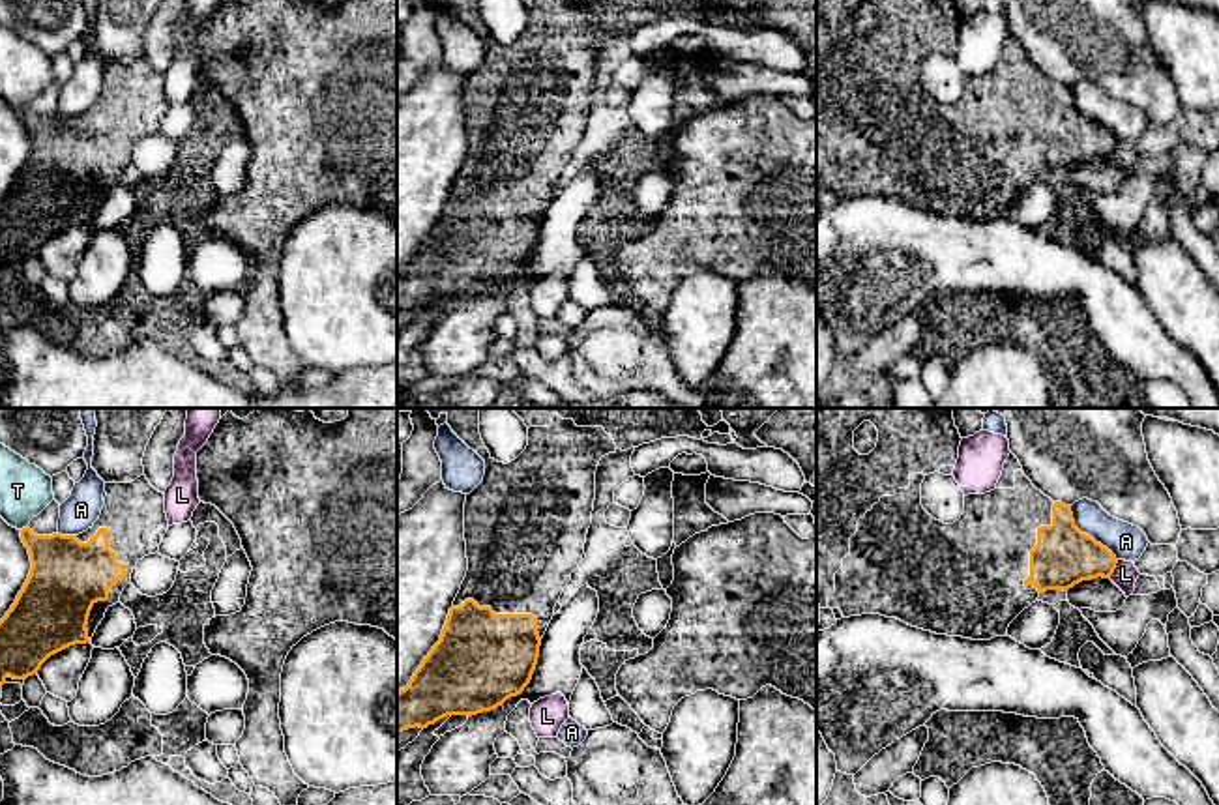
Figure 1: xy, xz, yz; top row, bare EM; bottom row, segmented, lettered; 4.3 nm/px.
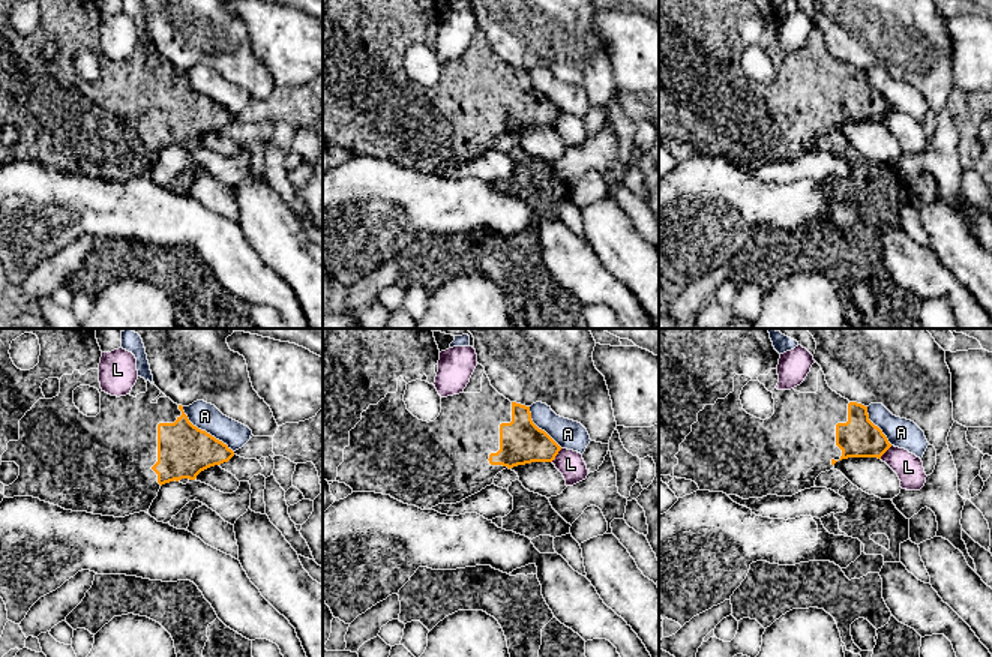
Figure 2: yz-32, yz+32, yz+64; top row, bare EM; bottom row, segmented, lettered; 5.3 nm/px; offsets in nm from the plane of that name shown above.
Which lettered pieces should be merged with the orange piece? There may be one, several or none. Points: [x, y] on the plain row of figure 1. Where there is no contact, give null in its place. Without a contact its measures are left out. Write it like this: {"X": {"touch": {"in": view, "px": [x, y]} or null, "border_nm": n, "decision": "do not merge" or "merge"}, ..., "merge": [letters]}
{"A": {"touch": {"in": "yz", "px": [1088, 117]}, "border_nm": 320, "decision": "do not merge"}, "L": {"touch": {"in": "yz", "px": [1115, 148]}, "border_nm": 90, "decision": "do not merge"}, "T": {"touch": {"in": "xy", "px": [23, 109]}, "border_nm": 40, "decision": "do not merge"}, "merge": []}

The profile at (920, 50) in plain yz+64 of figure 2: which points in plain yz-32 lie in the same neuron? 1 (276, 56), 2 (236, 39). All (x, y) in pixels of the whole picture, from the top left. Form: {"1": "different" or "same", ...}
{"1": "different", "2": "same"}

